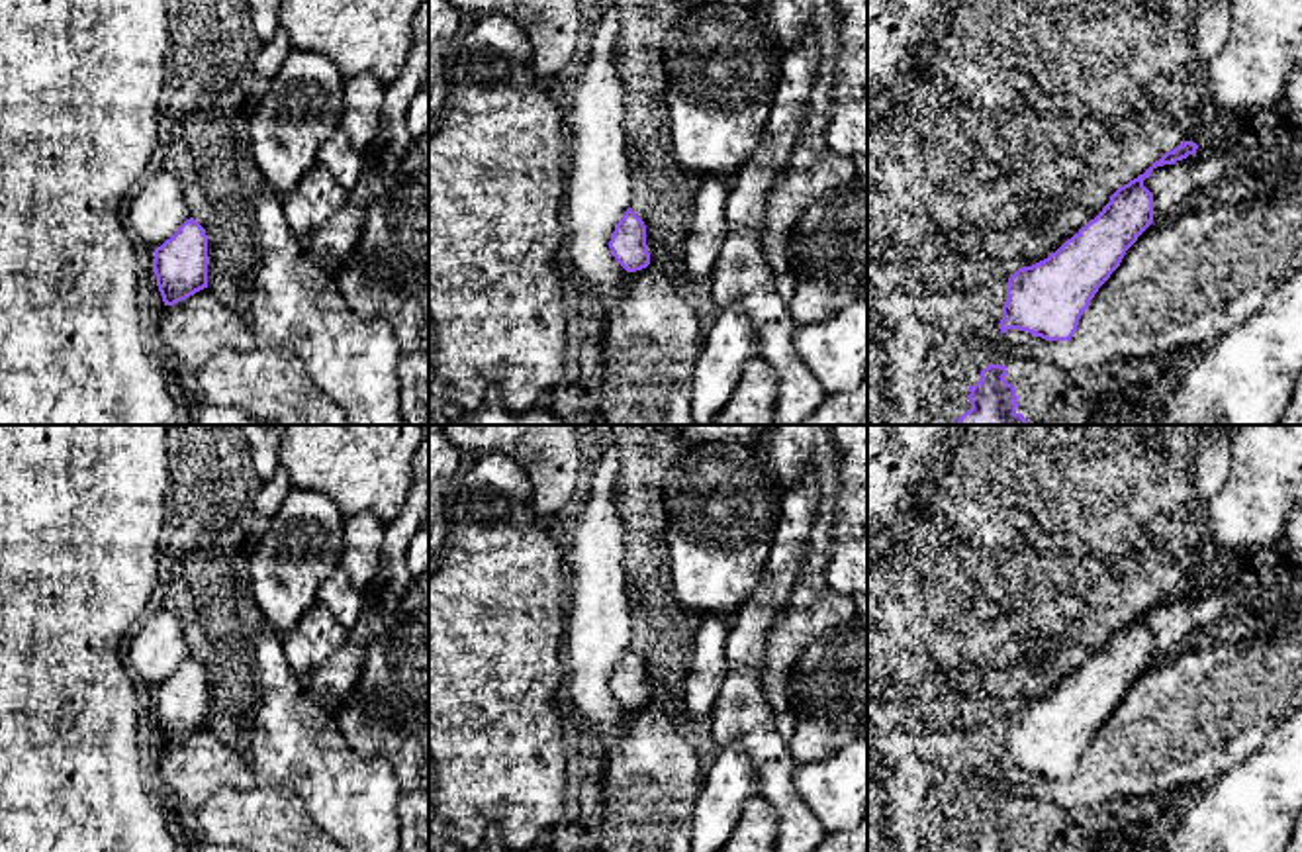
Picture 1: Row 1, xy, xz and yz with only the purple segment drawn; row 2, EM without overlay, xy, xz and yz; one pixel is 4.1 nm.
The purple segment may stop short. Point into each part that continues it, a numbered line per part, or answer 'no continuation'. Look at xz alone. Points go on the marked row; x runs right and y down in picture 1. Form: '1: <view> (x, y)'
no continuation

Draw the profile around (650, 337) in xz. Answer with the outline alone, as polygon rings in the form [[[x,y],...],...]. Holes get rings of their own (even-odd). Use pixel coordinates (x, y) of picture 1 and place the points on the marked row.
[[[656,264],[628,272],[621,298],[603,309],[603,325],[591,341],[601,349],[601,388],[587,400],[607,425],[691,425],[691,380],[697,356],[703,349],[709,313],[695,298],[681,294],[670,274]]]

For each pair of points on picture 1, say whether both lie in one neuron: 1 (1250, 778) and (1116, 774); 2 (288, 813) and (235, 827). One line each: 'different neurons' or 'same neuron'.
1: different neurons
2: same neuron

